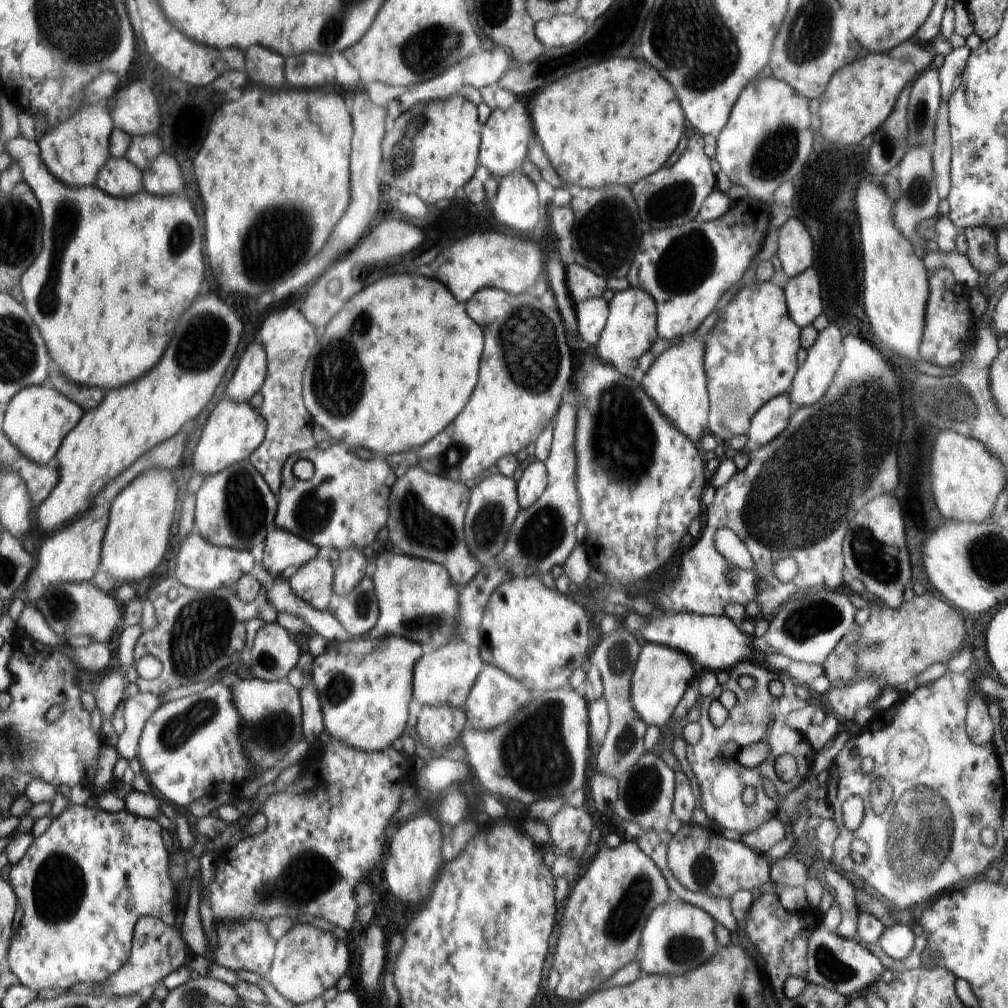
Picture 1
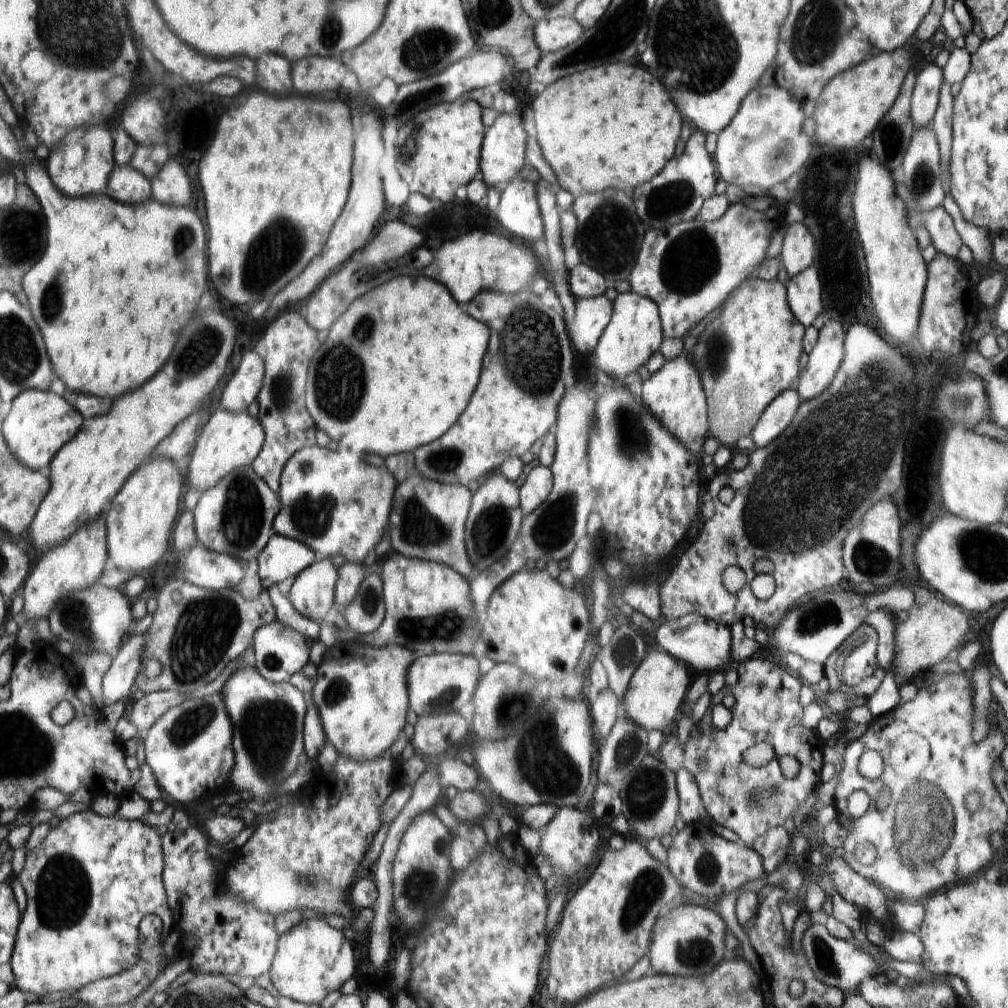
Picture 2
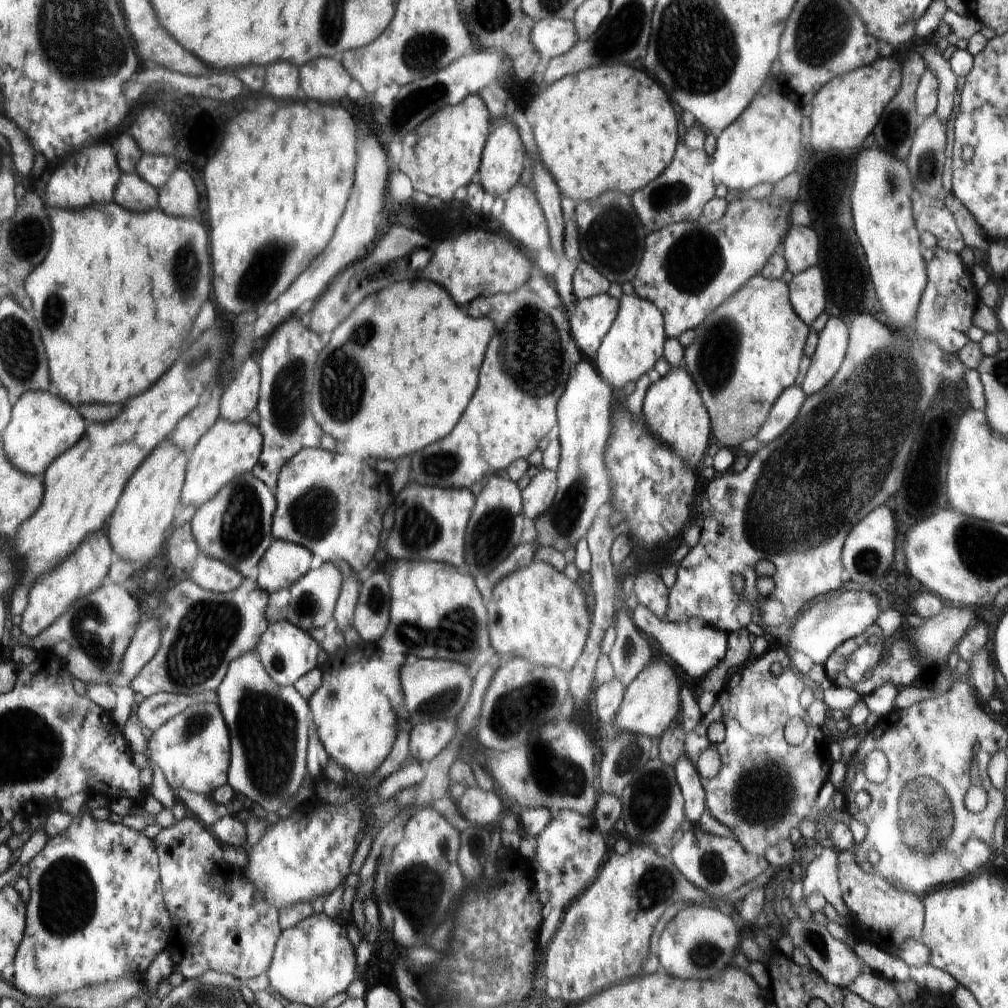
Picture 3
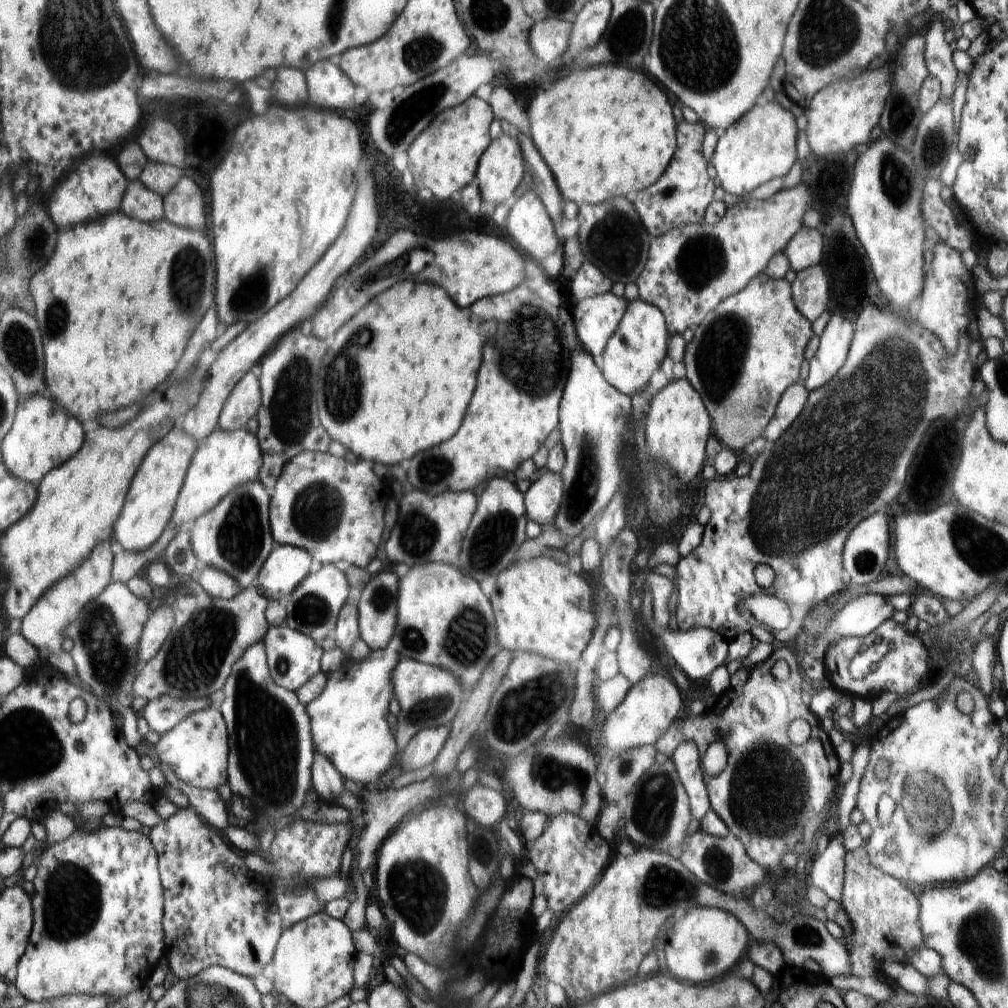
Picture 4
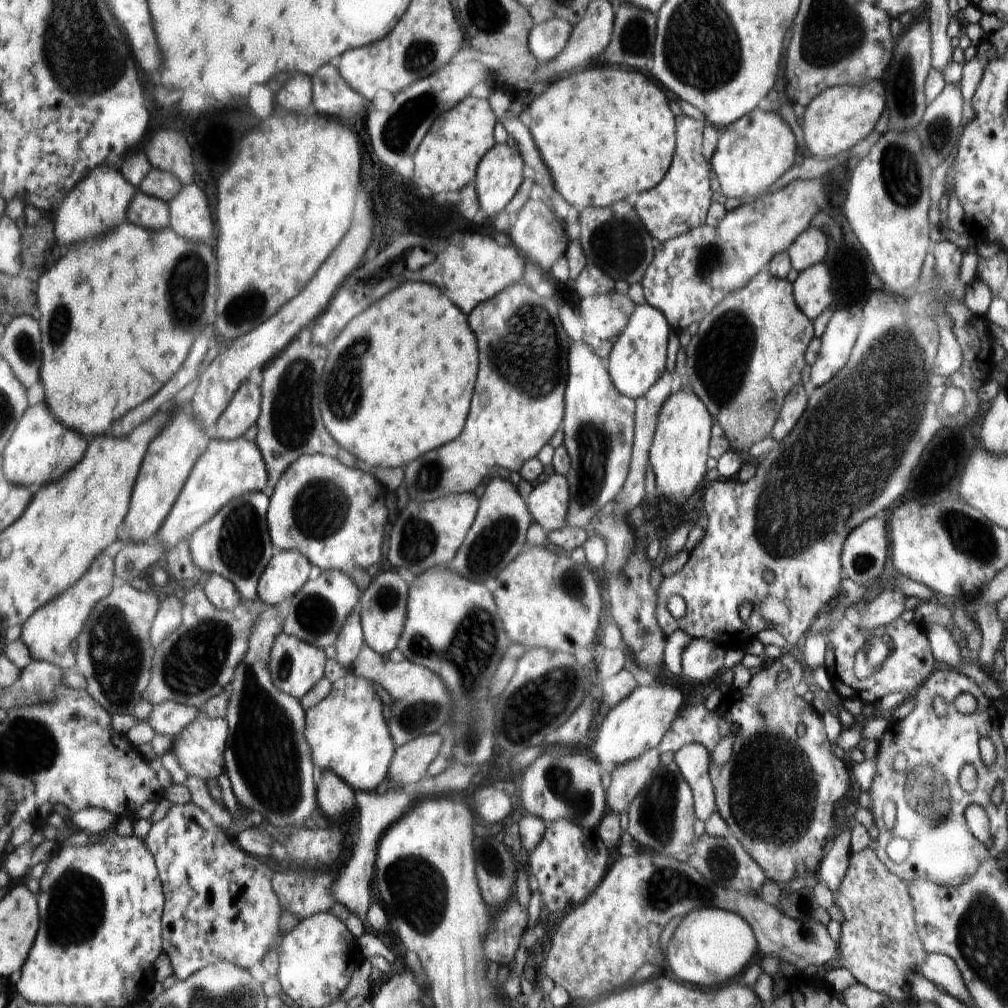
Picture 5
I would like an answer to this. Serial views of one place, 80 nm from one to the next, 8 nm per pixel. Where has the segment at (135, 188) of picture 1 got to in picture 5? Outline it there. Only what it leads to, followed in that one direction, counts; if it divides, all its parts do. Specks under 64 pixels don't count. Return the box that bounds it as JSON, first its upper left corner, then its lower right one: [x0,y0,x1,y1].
[127,191,169,231]

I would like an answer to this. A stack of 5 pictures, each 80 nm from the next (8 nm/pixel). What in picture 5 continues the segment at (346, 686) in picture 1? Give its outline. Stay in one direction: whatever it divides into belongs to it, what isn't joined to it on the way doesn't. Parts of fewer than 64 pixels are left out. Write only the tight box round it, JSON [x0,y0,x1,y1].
[305,677,394,793]

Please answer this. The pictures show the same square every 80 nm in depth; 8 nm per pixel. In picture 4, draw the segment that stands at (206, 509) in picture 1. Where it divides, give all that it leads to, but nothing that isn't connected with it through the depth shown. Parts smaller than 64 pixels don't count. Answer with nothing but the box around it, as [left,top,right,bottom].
[190,482,276,590]

